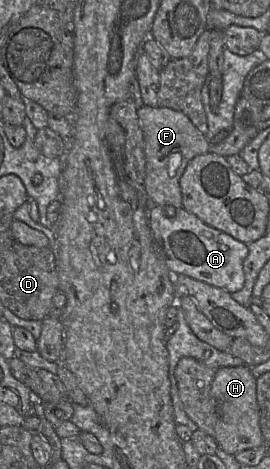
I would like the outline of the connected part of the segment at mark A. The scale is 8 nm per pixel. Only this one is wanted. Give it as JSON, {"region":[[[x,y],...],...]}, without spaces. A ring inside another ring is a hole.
{"region":[[[152,205],[148,212],[153,236],[173,274],[184,274],[229,293],[241,290],[245,284],[244,261],[249,245],[215,229],[184,208],[177,209],[174,217],[165,214],[160,205]]]}

